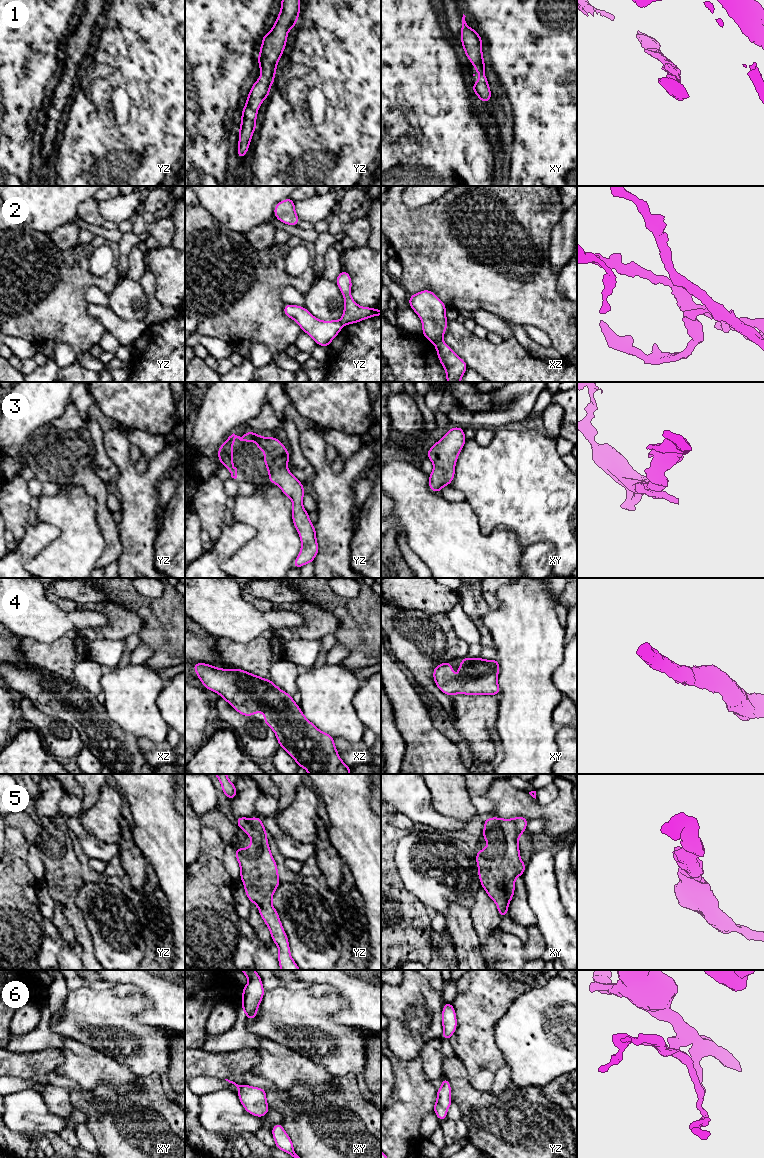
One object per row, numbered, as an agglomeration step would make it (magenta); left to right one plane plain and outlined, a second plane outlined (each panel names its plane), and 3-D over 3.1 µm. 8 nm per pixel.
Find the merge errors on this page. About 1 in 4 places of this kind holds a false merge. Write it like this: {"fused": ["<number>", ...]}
{"fused": ["2"]}

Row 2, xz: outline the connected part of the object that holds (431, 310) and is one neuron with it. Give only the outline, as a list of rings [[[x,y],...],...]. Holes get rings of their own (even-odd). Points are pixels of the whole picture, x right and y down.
[[[422,290],[408,296],[408,305],[422,321],[422,335],[432,343],[442,341],[447,330],[447,305],[444,304],[431,290]]]

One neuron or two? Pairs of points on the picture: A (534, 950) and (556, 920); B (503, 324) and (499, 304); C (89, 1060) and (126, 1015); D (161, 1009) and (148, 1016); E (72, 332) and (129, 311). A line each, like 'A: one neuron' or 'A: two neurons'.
A: two neurons
B: two neurons
C: two neurons
D: one neuron
E: two neurons

